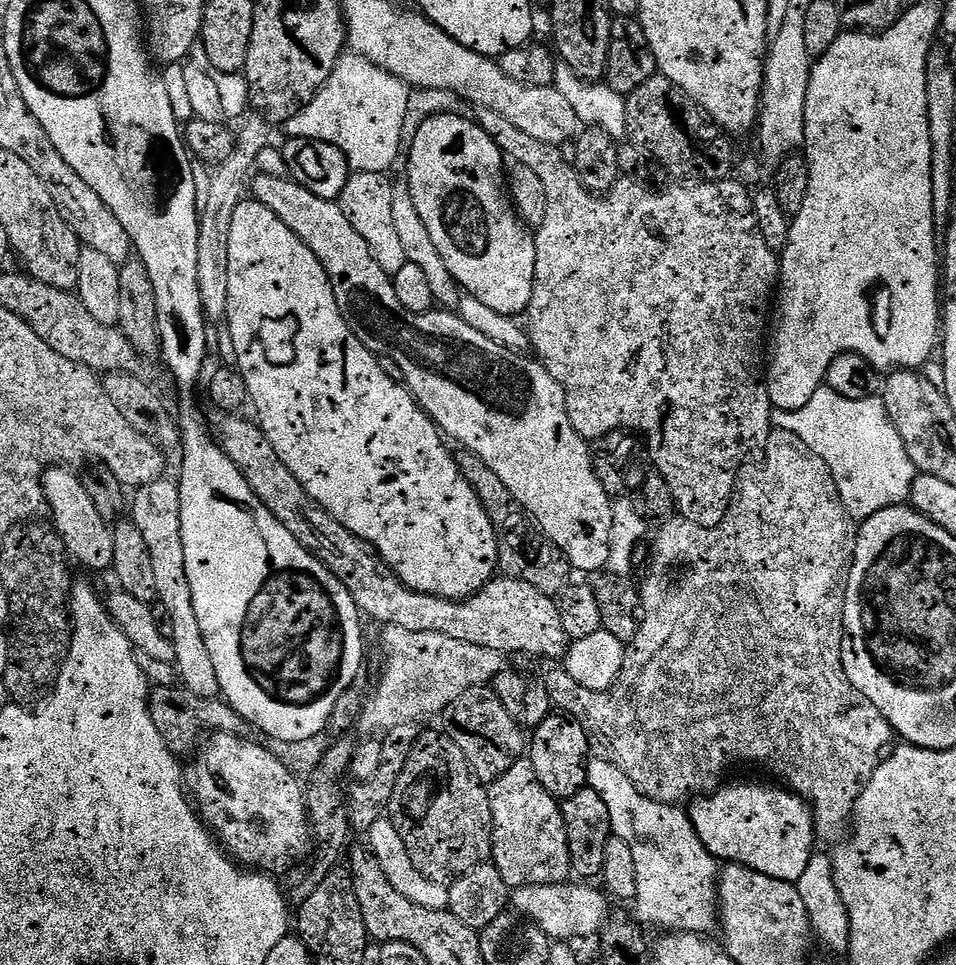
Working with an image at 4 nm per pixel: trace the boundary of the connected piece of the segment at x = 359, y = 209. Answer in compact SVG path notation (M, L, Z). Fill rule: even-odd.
M353 171L338 199L340 208L346 214L350 226L354 226L354 230L362 234L378 266L382 266L382 270L391 277L398 274L398 270L408 263L406 253L402 250L402 241L398 238L398 231L394 226L392 183L393 181L383 172Z

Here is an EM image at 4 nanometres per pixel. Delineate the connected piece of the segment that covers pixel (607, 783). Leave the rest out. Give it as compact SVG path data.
M603 758L589 759L587 787L598 793L602 802L606 802L612 834L622 838L622 842L630 846L630 854L634 854L634 870L638 878L634 901L637 912L635 915L645 925L661 924L664 930L675 930L680 934L708 934L712 924L714 928L718 920L718 861L706 850L706 846L702 846L689 813L680 806L649 800L633 786L630 778L626 778L626 774L618 765Z

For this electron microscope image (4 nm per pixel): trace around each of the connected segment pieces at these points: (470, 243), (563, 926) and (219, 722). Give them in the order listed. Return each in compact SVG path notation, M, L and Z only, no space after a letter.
M444 112L441 116L432 116L429 120L424 120L420 124L420 129L416 132L416 137L412 140L412 149L408 152L408 171L406 177L409 180L410 194L413 195L414 206L417 207L418 215L425 223L426 230L433 240L434 246L437 247L439 254L445 260L446 266L457 285L467 295L476 296L477 300L484 302L490 309L496 310L498 314L511 318L519 317L527 313L528 303L534 290L534 274L536 273L536 237L530 231L527 224L516 214L515 208L512 207L512 201L506 191L506 157L500 151L494 138L486 134L486 130L480 128L475 119L467 120L464 116L455 116L452 112Z
M565 882L563 884L535 884L515 889L510 904L521 916L534 921L549 940L553 942L576 942L579 936L595 937L609 919L610 900L599 887L588 882Z
M183 686L175 687L153 687L150 692L150 711L154 718L154 726L158 726L158 730L168 748L176 753L177 757L184 758L187 752L193 751L192 753L195 753L198 745L205 739L204 732L208 732L207 734L230 732L234 736L243 736L245 738L253 735L254 729L252 725L246 722L246 718L239 716L228 705L227 700L223 698L214 700L198 698L198 694L188 691Z

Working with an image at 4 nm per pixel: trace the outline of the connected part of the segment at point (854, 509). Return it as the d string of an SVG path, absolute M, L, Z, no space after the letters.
M821 386L801 409L794 409L793 412L773 411L772 423L777 429L792 433L805 448L812 451L813 456L822 458L836 484L836 494L844 510L856 515L873 516L883 508L903 505L911 497L912 483L916 481L918 473L879 395L873 394L864 400L851 400L842 398L830 387Z

